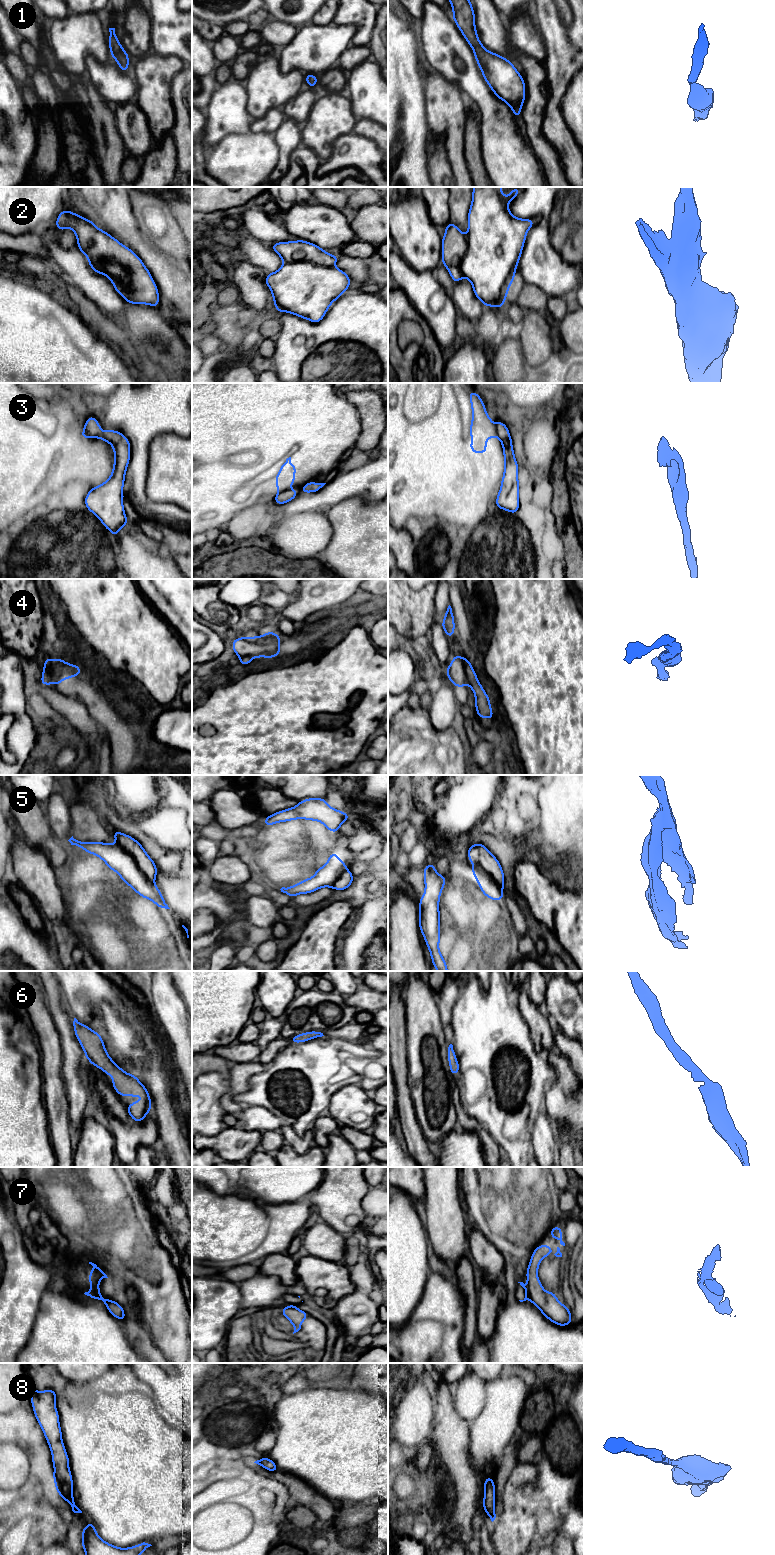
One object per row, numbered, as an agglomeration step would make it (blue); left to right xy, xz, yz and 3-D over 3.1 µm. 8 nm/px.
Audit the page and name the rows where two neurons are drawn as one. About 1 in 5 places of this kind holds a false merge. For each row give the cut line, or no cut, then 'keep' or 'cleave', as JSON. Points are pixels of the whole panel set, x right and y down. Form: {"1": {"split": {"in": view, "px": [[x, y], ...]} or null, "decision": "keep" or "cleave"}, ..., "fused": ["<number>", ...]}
{"1": {"split": null, "decision": "keep"}, "2": {"split": {"in": "xy", "px": [[97, 262], [107, 274], [115, 277], [125, 285], [128, 284]]}, "decision": "cleave"}, "3": {"split": {"in": "yz", "px": [[495, 426], [499, 437]]}, "decision": "cleave"}, "4": {"split": {"in": "yz", "px": [[459, 657], [463, 664], [466, 683]]}, "decision": "cleave"}, "5": {"split": {"in": "xy", "px": [[118, 843], [134, 859], [138, 868], [153, 882]]}, "decision": "cleave"}, "6": {"split": null, "decision": "keep"}, "7": {"split": {"in": "xy", "px": [[99, 1292], [95, 1298]]}, "decision": "cleave"}, "8": {"split": null, "decision": "keep"}, "fused": ["2", "3", "4", "5", "7"]}

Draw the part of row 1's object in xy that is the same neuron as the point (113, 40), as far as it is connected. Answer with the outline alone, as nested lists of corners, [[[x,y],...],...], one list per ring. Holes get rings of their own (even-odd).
[[[109,28],[109,32],[110,37],[108,44],[110,46],[111,56],[117,61],[120,69],[124,72],[127,72],[129,66],[128,53],[122,48],[121,44],[119,43],[119,40],[117,39],[115,34],[115,28]]]

